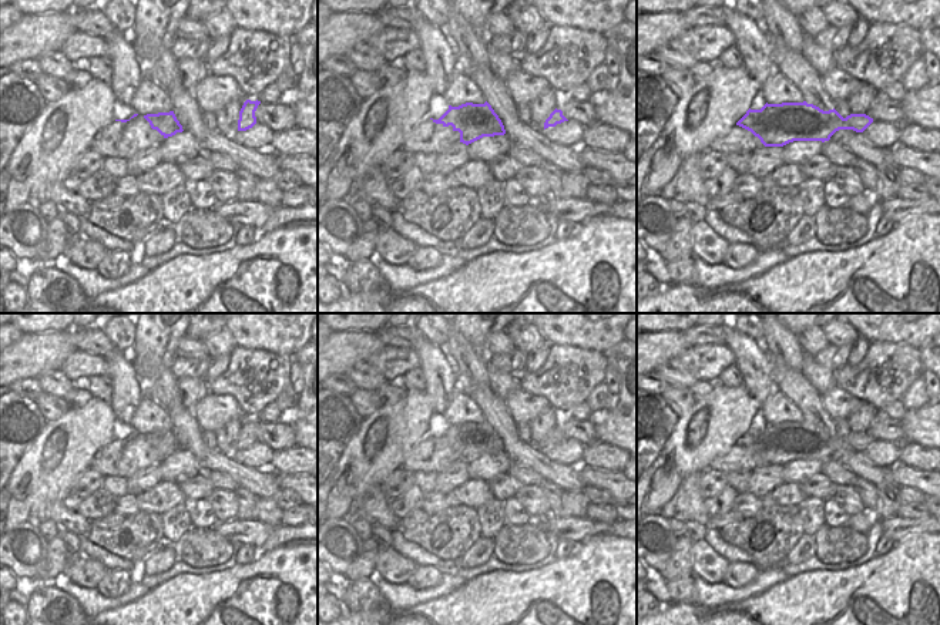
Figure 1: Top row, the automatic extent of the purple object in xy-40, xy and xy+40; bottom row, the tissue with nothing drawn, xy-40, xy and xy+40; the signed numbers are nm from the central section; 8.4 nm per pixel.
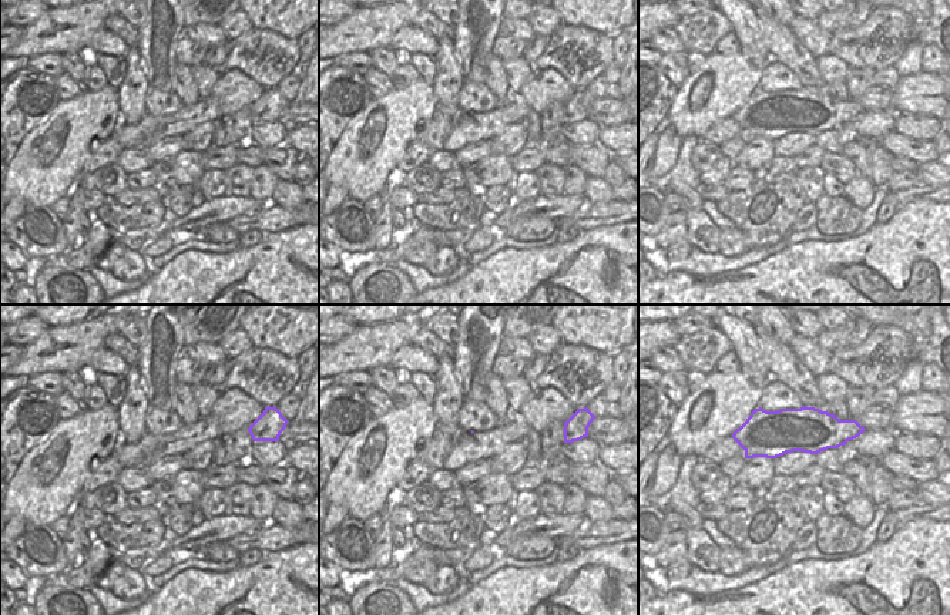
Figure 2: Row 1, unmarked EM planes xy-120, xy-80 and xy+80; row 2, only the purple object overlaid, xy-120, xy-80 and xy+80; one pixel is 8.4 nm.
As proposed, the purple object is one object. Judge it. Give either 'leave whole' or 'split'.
leave whole

